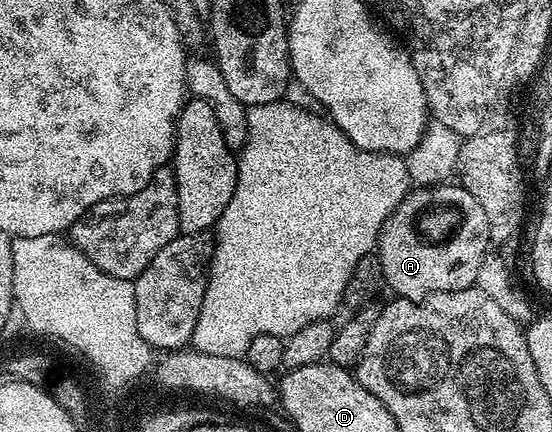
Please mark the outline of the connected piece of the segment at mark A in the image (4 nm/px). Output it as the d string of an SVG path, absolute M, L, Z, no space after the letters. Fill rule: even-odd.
M424 187L413 188L407 193L402 203L398 203L398 207L392 210L392 214L388 216L386 223L380 229L380 237L375 247L380 270L384 276L384 285L392 288L397 298L406 301L423 301L431 293L436 293L436 287L446 285L438 281L438 275L442 273L434 273L440 259L436 251L422 247L412 235L412 213L420 199L424 199Z

